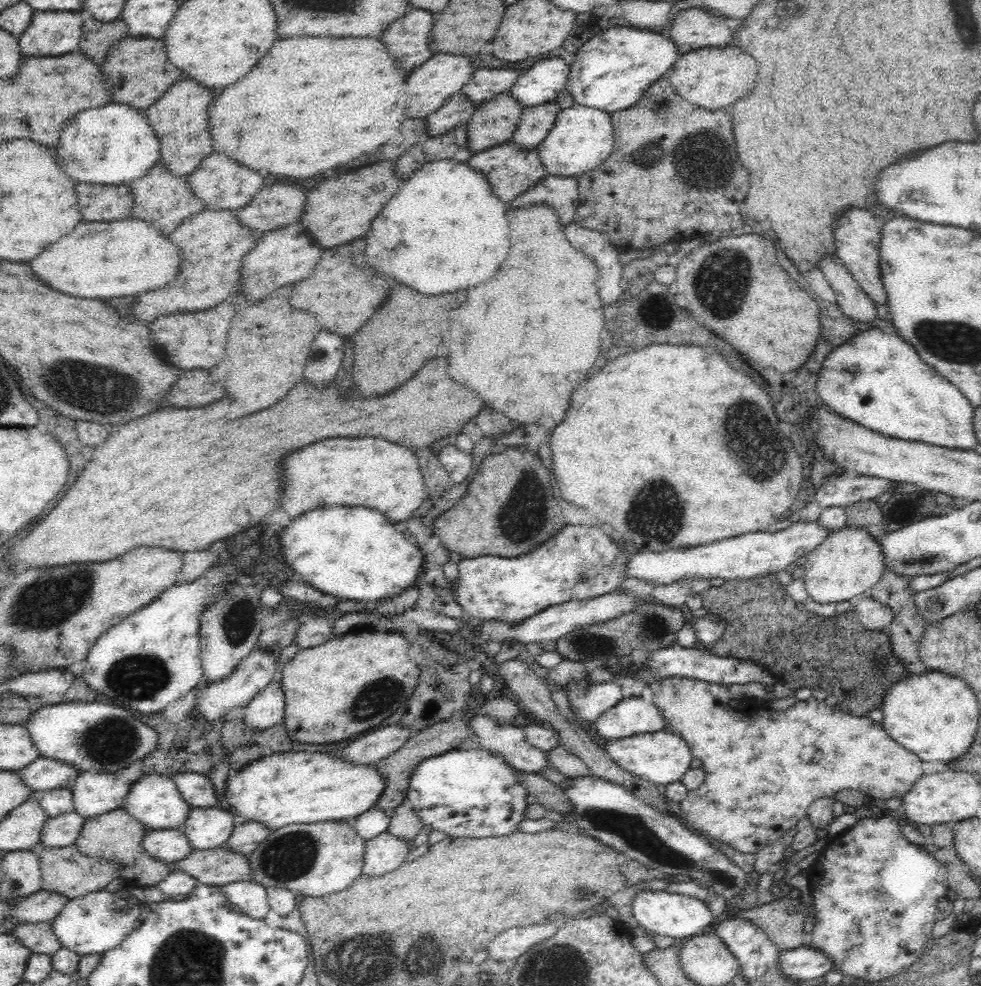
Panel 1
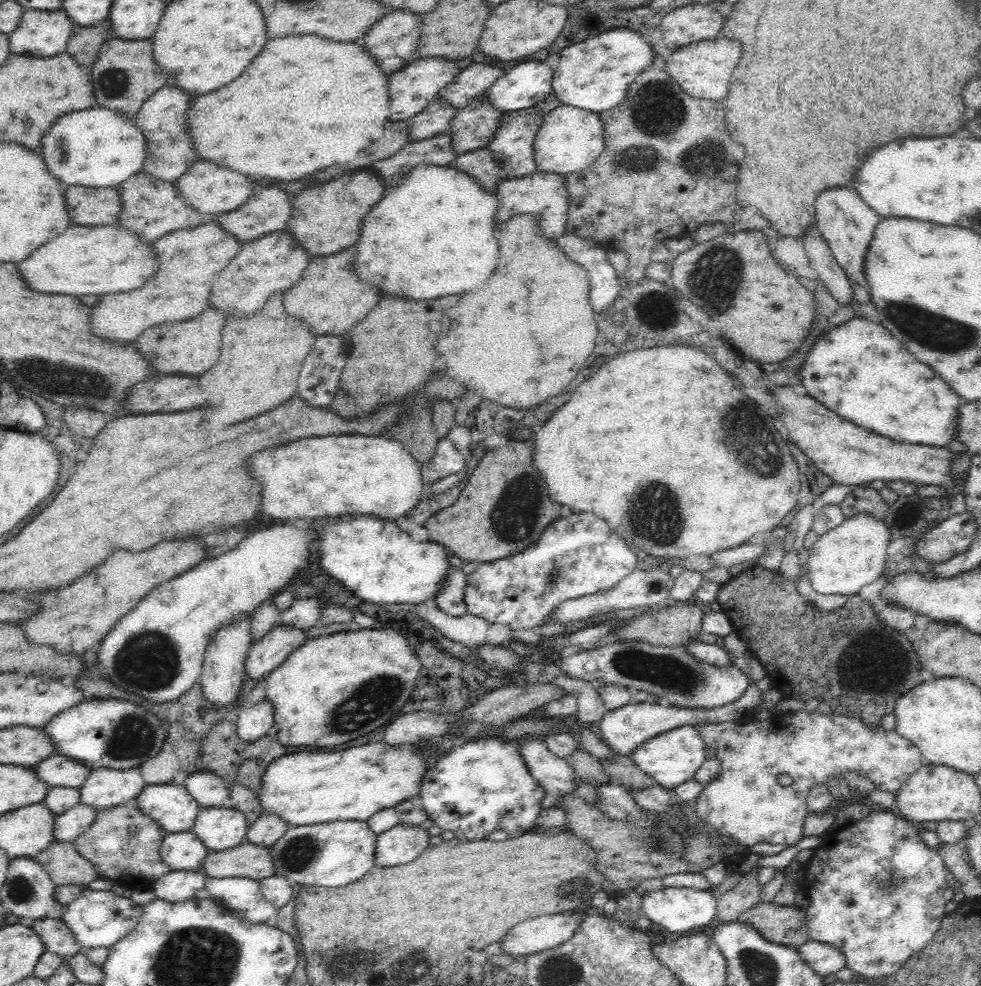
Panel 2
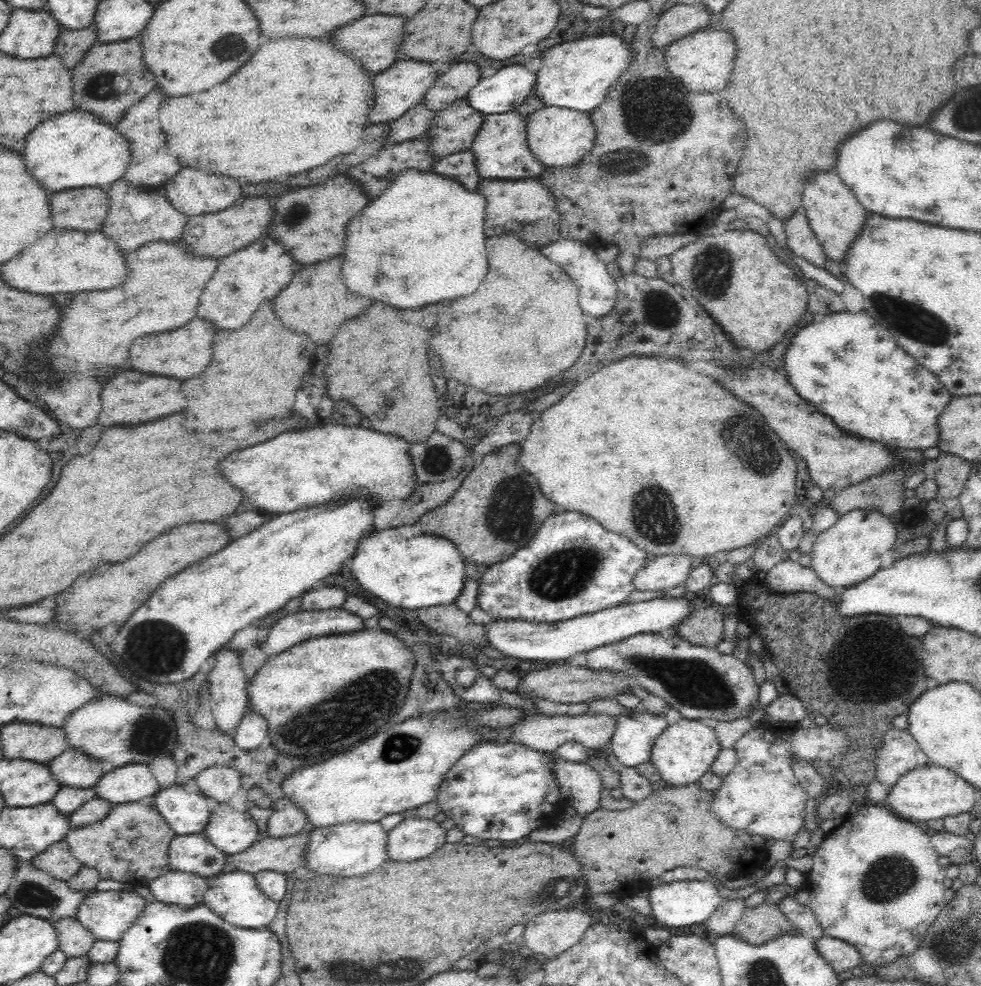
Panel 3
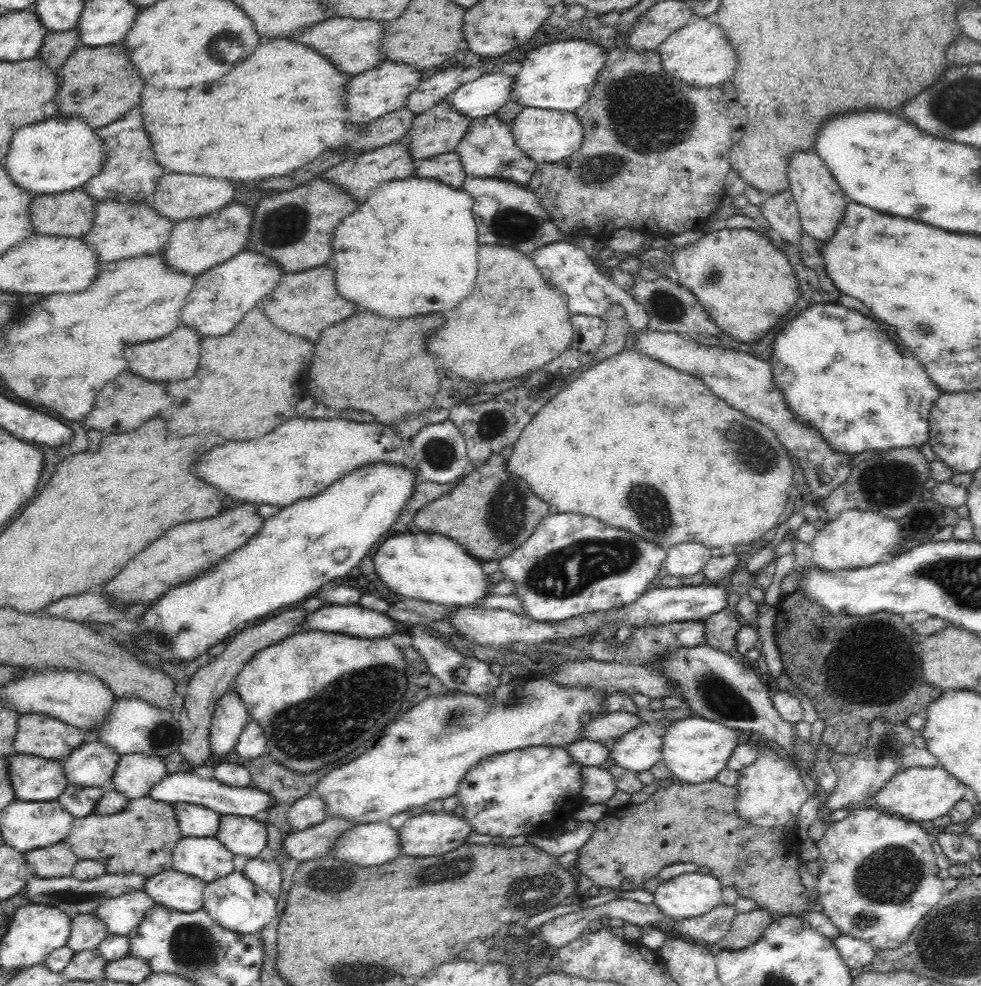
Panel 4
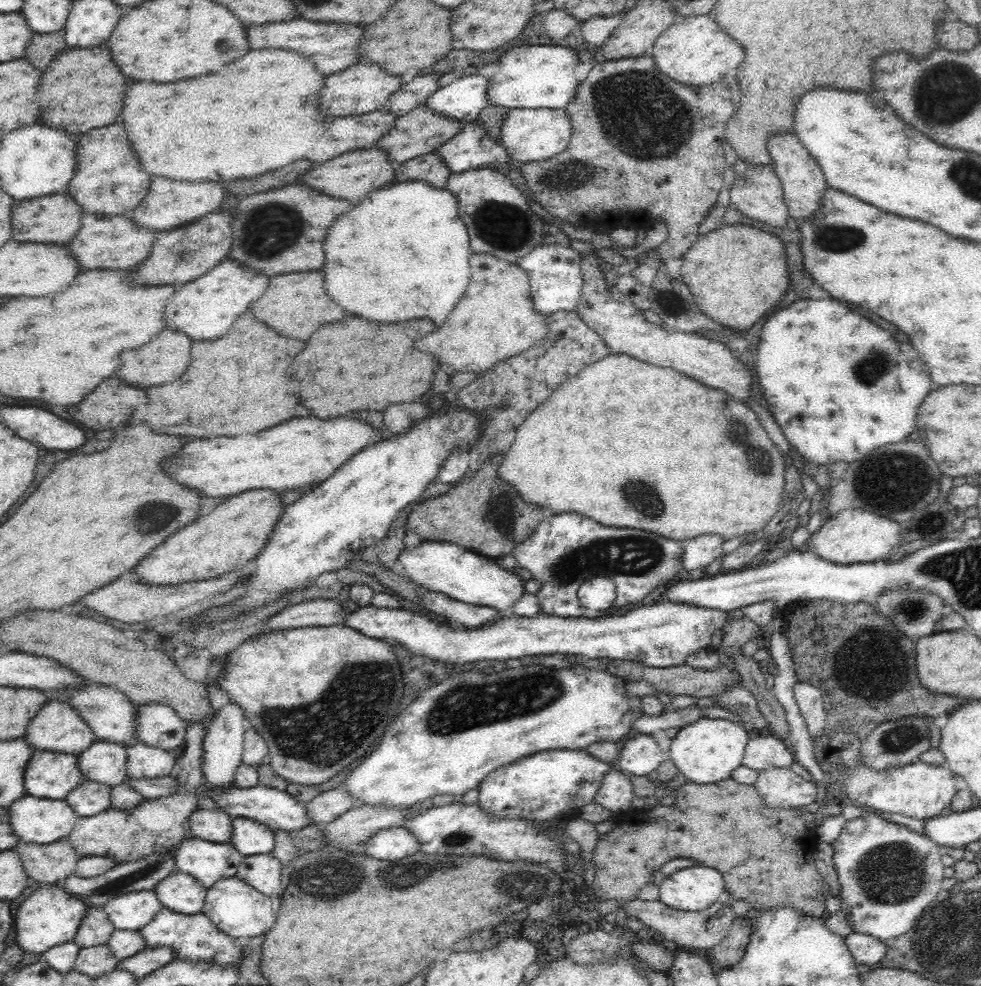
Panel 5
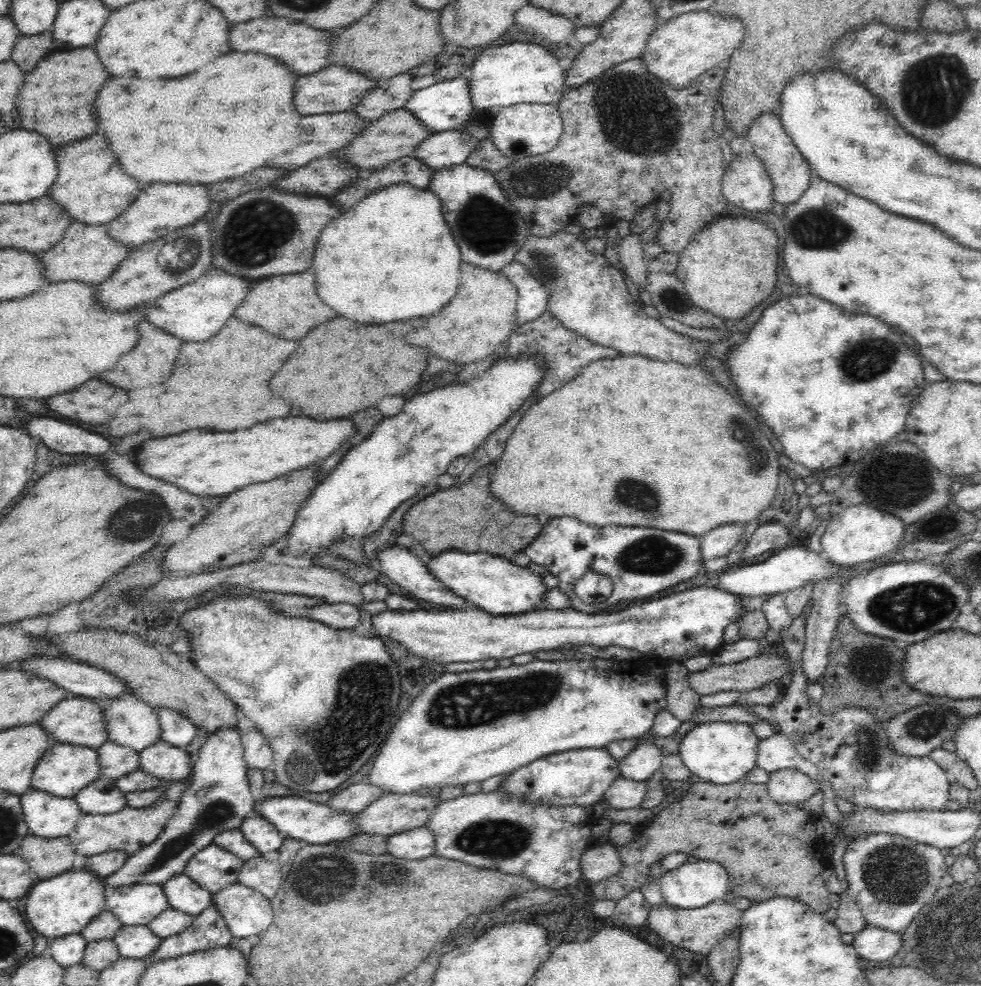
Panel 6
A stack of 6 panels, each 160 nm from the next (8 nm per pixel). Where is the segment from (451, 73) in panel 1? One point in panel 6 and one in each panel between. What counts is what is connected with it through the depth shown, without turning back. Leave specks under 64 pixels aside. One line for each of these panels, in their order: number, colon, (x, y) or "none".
2: (411, 90)
3: (403, 86)
4: (374, 93)
5: (362, 88)
6: (333, 90)

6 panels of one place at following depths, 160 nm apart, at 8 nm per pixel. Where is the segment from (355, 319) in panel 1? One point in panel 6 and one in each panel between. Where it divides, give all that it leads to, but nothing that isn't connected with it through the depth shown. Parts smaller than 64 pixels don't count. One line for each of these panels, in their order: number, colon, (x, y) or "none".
2: (328, 280)
3: (308, 305)
4: (308, 301)
5: (290, 300)
6: (288, 305)

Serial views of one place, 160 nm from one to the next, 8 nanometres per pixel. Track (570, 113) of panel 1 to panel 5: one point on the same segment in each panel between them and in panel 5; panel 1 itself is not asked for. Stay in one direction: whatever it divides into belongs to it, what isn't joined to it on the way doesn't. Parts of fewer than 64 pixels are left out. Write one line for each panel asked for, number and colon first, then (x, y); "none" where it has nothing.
2: (569, 139)
3: (559, 137)
4: (549, 136)
5: (528, 135)

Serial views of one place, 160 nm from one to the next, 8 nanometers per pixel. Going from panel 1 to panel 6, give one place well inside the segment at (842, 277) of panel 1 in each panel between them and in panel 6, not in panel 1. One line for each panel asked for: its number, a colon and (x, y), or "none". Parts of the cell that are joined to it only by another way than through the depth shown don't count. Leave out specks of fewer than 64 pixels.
2: (834, 278)
3: (802, 241)
4: (781, 212)
5: (759, 195)
6: (746, 184)

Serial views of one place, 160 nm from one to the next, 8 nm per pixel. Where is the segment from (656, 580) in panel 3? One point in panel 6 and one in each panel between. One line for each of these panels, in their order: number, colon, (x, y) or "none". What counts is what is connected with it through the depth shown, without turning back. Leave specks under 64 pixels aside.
4: (684, 559)
5: (698, 552)
6: (717, 543)

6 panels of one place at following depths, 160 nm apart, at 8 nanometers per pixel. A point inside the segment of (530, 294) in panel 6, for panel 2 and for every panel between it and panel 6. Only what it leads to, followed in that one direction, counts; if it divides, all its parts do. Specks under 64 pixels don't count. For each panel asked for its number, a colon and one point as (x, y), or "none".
2: (604, 285)
3: (597, 295)
4: (591, 292)
5: (555, 273)

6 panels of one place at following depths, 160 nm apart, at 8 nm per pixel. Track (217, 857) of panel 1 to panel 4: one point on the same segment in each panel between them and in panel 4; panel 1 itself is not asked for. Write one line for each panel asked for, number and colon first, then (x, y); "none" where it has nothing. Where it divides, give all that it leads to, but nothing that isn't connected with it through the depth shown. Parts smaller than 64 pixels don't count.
2: (246, 860)
3: (283, 855)
4: (313, 843)

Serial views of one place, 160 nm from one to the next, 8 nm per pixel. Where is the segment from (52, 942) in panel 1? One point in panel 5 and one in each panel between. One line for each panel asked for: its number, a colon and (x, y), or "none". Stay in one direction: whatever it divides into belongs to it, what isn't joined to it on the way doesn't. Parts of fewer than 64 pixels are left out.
2: (55, 936)
3: (74, 940)
4: (87, 931)
5: (95, 928)

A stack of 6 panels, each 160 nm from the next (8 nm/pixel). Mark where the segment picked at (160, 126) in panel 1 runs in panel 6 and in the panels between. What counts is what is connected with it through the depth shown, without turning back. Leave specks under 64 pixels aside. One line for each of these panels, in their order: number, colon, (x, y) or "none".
2: (162, 118)
3: (150, 166)
4: (130, 173)
5: (103, 184)
6: (90, 184)

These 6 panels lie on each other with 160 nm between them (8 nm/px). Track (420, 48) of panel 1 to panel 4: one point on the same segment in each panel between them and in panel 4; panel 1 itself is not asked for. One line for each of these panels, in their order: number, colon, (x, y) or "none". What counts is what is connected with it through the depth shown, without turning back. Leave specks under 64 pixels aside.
2: (392, 41)
3: (373, 40)
4: (353, 45)

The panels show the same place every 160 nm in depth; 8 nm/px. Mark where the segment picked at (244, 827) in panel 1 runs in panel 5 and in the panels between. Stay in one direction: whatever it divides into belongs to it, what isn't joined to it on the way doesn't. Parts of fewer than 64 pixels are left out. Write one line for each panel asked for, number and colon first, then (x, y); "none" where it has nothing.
2: (266, 829)
3: (289, 821)
4: (307, 811)
5: (324, 808)

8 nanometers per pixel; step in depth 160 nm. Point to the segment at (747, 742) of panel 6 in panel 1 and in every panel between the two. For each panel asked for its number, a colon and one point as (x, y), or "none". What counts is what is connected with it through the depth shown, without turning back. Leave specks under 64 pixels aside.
1: (662, 757)
2: (671, 758)
3: (683, 753)
4: (695, 750)
5: (706, 751)

